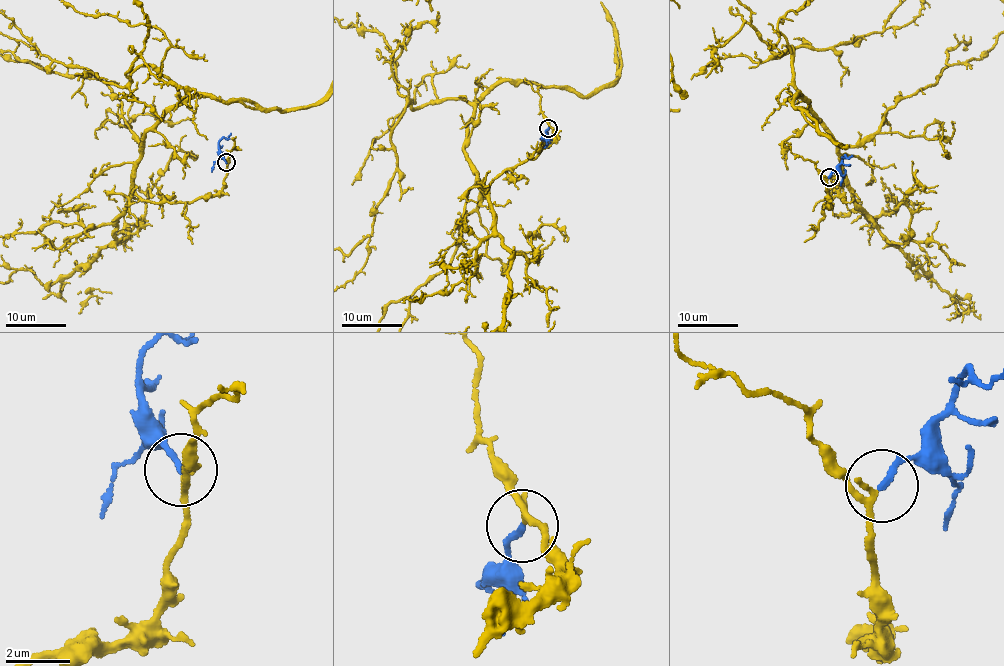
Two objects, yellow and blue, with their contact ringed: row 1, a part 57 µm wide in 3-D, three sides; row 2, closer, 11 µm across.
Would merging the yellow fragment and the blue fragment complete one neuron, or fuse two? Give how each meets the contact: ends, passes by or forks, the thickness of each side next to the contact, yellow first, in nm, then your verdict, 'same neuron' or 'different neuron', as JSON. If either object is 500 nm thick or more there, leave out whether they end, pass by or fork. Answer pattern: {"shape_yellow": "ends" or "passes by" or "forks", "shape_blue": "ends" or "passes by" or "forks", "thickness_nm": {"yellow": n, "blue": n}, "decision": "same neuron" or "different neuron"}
{"shape_yellow": "passes by", "shape_blue": "ends", "thickness_nm": {"yellow": 180, "blue": 190}, "decision": "same neuron"}

